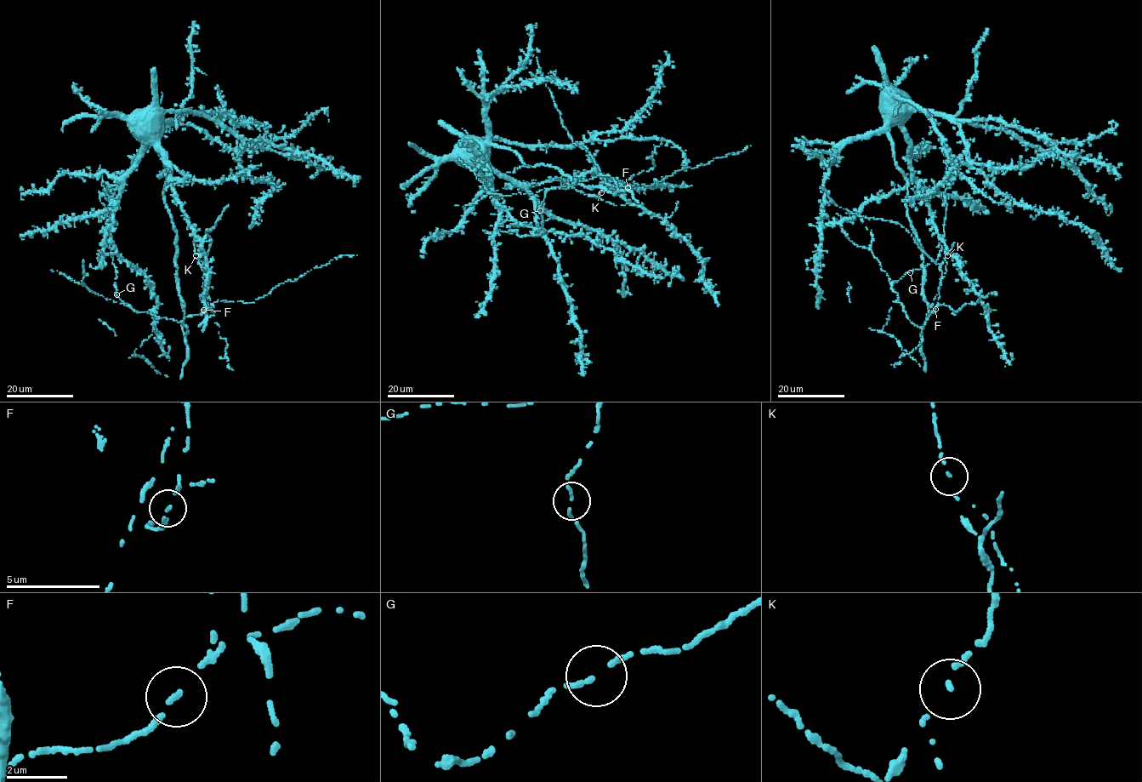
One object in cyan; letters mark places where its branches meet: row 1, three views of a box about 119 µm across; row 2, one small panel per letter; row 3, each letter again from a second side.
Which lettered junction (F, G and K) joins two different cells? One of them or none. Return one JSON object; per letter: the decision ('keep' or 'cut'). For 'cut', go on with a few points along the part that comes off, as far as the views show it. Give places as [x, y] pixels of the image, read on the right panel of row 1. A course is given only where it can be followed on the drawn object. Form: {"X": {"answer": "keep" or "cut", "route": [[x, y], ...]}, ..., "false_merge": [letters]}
{"F": {"answer": "keep"}, "G": {"answer": "keep"}, "K": {"answer": "cut"}, "false_merge": ["K"]}

